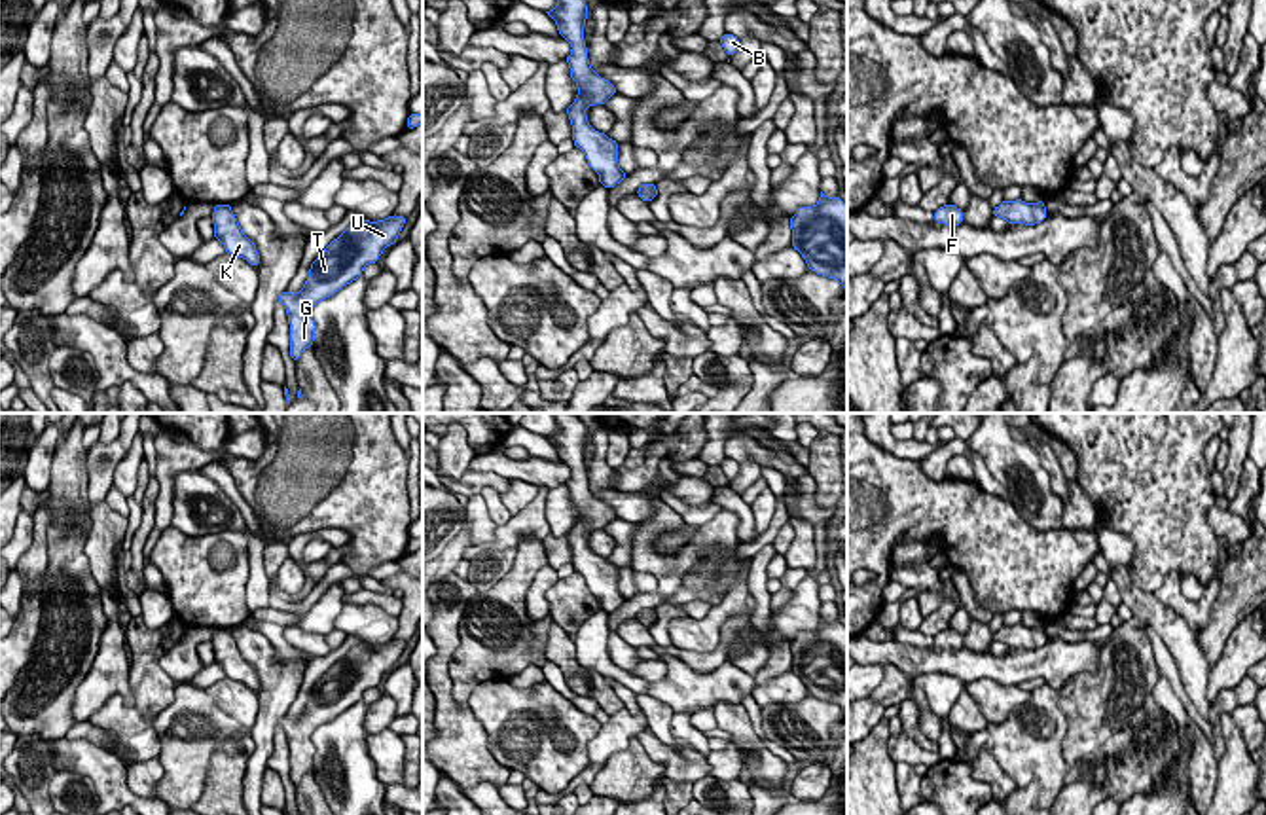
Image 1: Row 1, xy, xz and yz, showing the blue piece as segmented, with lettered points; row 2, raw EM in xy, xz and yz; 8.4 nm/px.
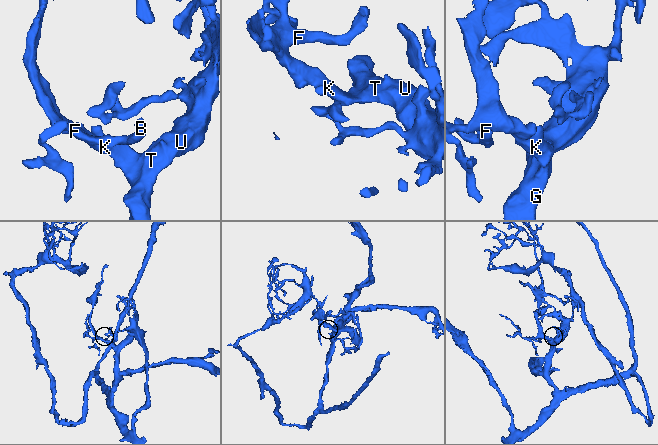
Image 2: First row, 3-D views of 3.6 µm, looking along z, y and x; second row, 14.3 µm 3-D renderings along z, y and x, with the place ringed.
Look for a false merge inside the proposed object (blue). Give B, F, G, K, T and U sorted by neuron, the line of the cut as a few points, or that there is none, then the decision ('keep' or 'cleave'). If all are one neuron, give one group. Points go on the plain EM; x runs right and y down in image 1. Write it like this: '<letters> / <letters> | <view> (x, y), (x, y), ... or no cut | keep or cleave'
B F G K T U | no cut | keep

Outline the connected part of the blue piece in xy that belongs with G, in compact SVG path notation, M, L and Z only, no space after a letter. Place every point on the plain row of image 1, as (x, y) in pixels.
M392 639L377 646L364 643L353 646L313 684L309 701L298 718L286 715L279 718L279 726L288 739L290 781L294 787L305 773L315 770L313 732L362 701L364 692L375 688L383 675L396 667L406 644L406 641Z

